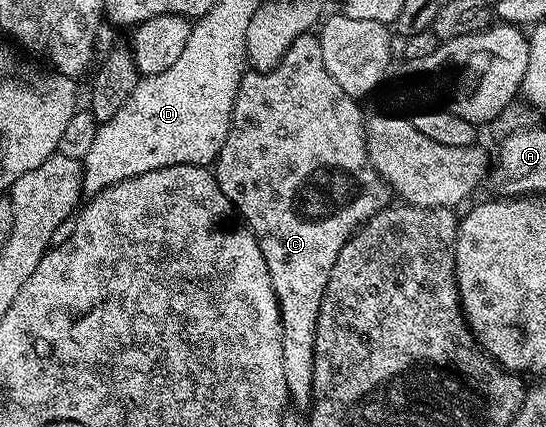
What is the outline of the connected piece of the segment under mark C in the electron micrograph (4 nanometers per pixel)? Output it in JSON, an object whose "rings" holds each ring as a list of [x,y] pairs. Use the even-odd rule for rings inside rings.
{"rings":[[[303,33],[293,40],[284,54],[284,58],[271,71],[244,73],[241,84],[237,88],[237,96],[231,113],[229,136],[225,136],[225,144],[219,157],[213,163],[213,173],[221,192],[231,201],[232,206],[241,215],[242,221],[253,231],[259,241],[261,252],[265,256],[265,264],[269,268],[269,280],[273,280],[275,295],[279,301],[279,315],[283,325],[281,336],[281,356],[285,364],[285,384],[287,397],[296,407],[307,408],[311,404],[313,388],[313,348],[315,347],[315,329],[317,316],[321,308],[321,296],[325,292],[325,284],[329,284],[329,272],[333,272],[333,264],[337,264],[337,252],[345,248],[345,244],[355,235],[360,226],[364,226],[377,212],[384,210],[393,198],[393,191],[384,182],[382,176],[373,168],[367,155],[367,131],[365,129],[365,113],[356,99],[349,97],[345,88],[329,76],[329,68],[325,68],[325,60],[321,60],[321,44],[314,33]]]}

